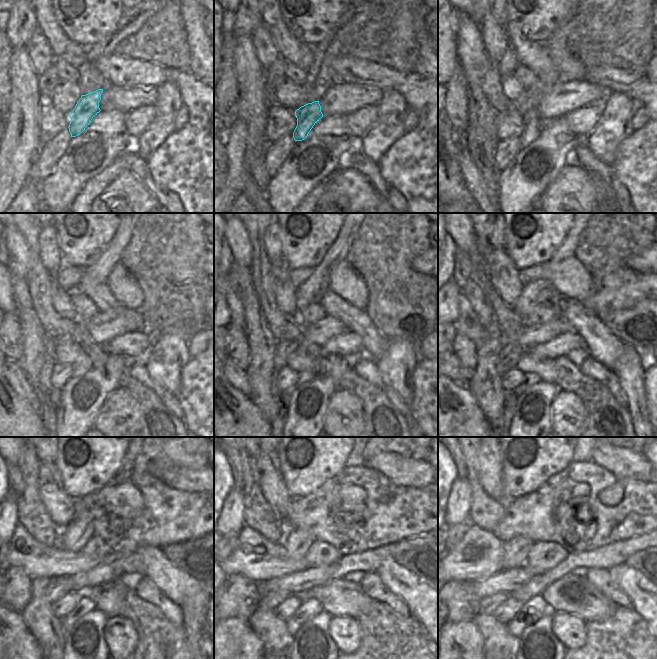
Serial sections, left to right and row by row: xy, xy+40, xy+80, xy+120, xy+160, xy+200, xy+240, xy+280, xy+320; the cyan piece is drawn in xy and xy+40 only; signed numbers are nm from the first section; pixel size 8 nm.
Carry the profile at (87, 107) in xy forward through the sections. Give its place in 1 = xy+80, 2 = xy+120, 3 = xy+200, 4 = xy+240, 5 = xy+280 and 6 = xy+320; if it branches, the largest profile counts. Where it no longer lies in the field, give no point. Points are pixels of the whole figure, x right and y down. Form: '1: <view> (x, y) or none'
1: xy+80 (532, 120)
2: xy+120 (83, 364)
3: xy+200 (529, 379)
4: xy+240 (84, 605)
5: xy+280 (309, 607)
6: xy+320 (536, 608)

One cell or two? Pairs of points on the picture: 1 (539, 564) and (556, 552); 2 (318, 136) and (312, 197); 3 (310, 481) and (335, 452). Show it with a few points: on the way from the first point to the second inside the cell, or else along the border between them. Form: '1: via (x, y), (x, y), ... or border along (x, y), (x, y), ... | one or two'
1: via (543, 560), (552, 554) | one
2: border along (324, 181), (317, 184), (300, 202) | two
3: via (313, 474), (328, 459) | one

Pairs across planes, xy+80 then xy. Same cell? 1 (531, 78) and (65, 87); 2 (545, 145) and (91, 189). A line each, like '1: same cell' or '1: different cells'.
1: different cells
2: different cells

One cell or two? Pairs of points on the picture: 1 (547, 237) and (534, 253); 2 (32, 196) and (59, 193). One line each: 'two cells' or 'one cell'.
1: one cell
2: two cells

